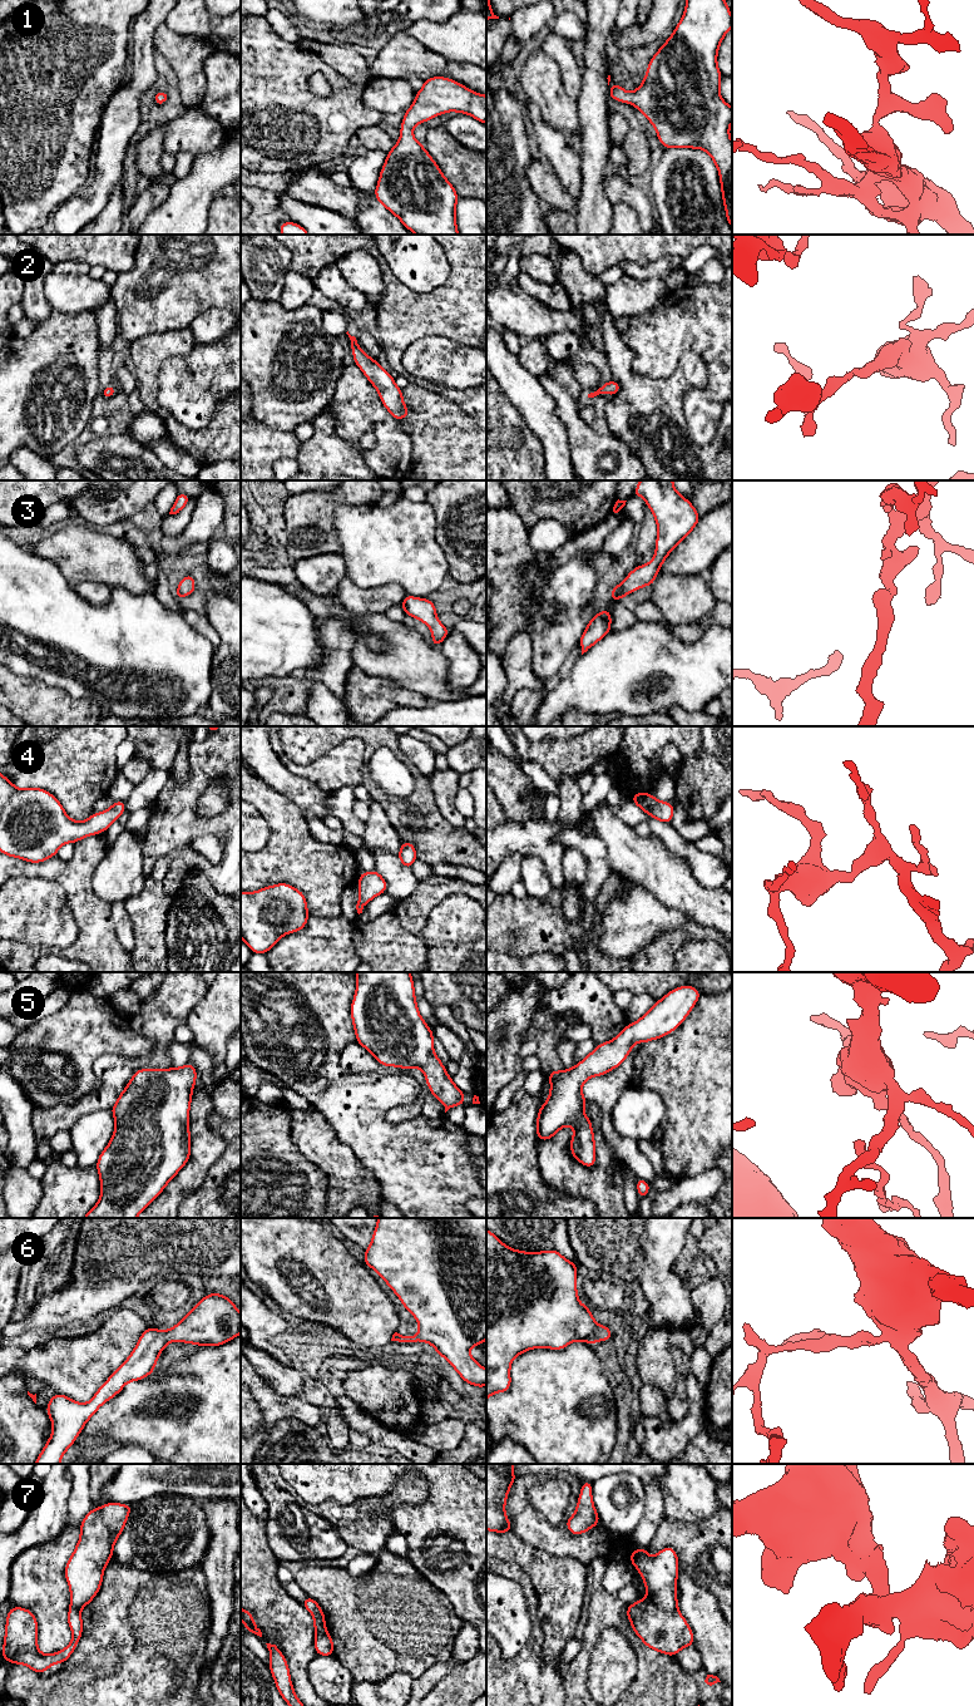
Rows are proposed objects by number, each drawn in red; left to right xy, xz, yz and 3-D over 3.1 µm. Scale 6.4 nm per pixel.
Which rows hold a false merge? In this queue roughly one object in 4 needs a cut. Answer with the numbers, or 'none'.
7

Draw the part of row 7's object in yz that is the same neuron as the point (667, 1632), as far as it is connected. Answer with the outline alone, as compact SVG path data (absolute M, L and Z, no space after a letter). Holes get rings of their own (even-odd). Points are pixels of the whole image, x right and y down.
M643 1598L627 1607L632 1629L648 1648L676 1657L687 1646L696 1646L693 1632L678 1609L664 1612Z

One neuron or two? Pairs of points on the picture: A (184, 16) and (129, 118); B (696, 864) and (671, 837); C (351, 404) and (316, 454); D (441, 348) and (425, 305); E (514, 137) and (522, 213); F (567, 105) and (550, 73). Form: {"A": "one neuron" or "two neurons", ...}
{"A": "two neurons", "B": "one neuron", "C": "two neurons", "D": "two neurons", "E": "one neuron", "F": "one neuron"}

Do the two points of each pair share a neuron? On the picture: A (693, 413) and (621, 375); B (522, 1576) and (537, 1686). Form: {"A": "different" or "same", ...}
{"A": "different", "B": "same"}

